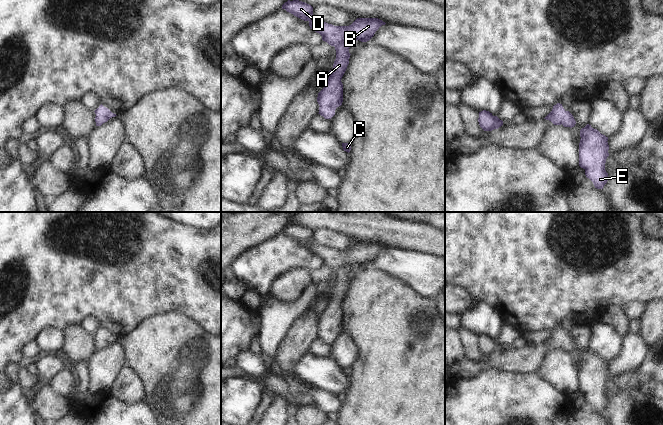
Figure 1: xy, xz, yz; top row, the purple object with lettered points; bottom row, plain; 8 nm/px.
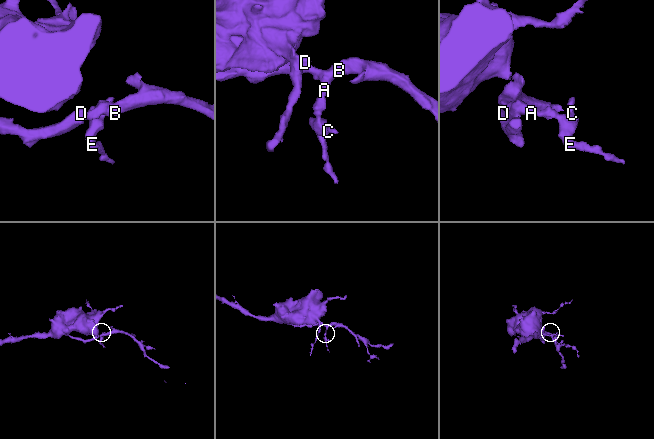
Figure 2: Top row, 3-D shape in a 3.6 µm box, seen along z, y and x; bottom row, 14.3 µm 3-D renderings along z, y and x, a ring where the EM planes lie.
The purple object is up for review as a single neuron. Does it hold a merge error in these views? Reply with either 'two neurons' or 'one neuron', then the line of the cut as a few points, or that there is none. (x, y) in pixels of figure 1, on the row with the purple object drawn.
one neuron; no cut

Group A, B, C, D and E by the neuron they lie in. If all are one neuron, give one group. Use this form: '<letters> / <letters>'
A B C D E

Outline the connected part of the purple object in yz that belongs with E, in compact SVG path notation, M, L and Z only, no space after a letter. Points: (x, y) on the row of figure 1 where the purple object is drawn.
M587 124L580 130L579 166L585 170L595 188L603 189L608 181L605 170L606 159L609 156L608 137Z

